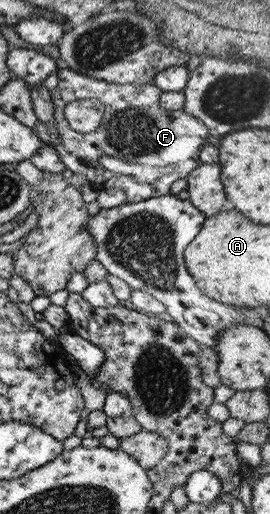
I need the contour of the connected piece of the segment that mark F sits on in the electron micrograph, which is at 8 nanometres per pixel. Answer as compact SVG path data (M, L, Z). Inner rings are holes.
M69 68L57 70L57 75L57 85L53 91L50 92L50 98L52 99L52 122L58 135L58 144L53 148L57 152L64 167L69 169L73 174L85 175L87 181L93 184L93 189L98 191L122 189L126 197L125 202L137 202L151 197L161 197L169 193L169 185L175 181L175 179L185 178L194 167L200 164L198 153L199 149L206 144L205 139L207 139L208 129L202 121L191 117L191 115L185 113L183 110L164 110L163 106L159 103L161 91L153 84L117 85L78 74L76 71ZM84 98L99 100L103 104L101 121L97 129L94 129L91 133L73 131L64 118L63 108L65 104L73 100L83 100ZM103 156L119 158L127 163L157 166L162 169L162 174L154 183L137 183L130 175L121 175L120 173L107 170L104 166L101 166L99 161Z

